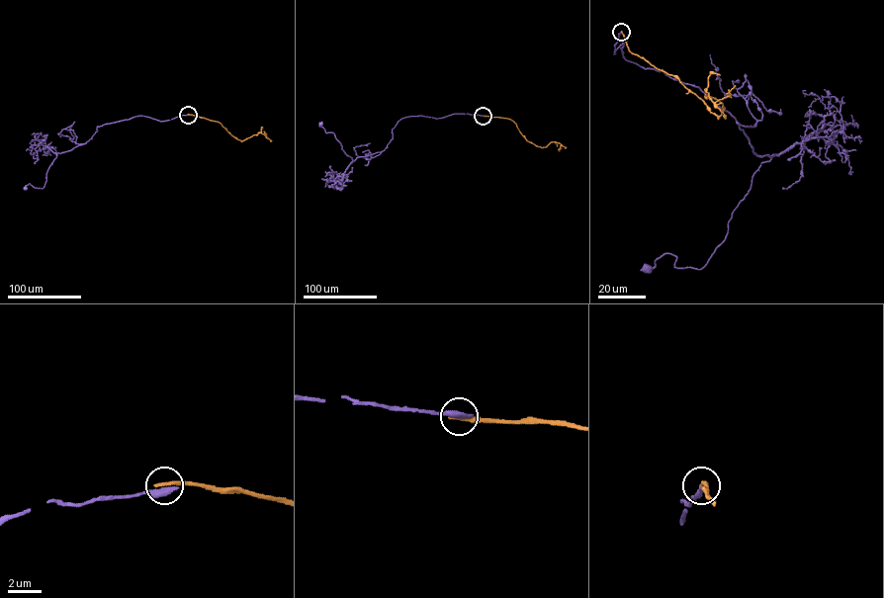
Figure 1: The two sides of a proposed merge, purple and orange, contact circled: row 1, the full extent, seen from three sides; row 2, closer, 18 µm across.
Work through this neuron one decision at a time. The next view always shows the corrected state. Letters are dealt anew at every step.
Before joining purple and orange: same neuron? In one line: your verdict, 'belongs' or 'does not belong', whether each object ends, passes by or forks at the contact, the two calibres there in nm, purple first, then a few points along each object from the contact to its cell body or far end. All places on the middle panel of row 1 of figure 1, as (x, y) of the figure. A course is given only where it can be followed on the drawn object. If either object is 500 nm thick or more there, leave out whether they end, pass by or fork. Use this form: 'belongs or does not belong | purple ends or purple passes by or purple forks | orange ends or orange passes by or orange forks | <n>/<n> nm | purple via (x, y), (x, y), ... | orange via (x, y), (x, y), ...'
does not belong | purple ends | orange ends | 400/280 nm | purple via (483, 116), (401, 119), (383, 150), (351, 163), (352, 158), (334, 134), (326, 132), (320, 124) | orange via (483, 116), (511, 120), (527, 141), (541, 147), (552, 141), (559, 142), (559, 151)

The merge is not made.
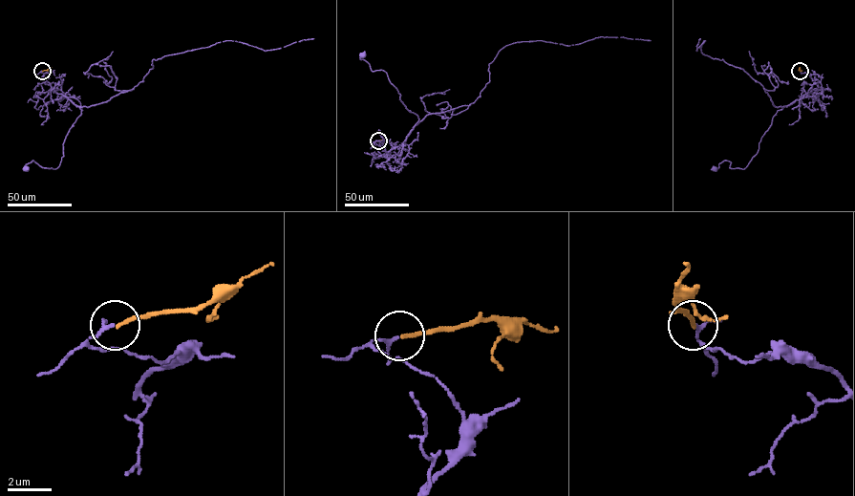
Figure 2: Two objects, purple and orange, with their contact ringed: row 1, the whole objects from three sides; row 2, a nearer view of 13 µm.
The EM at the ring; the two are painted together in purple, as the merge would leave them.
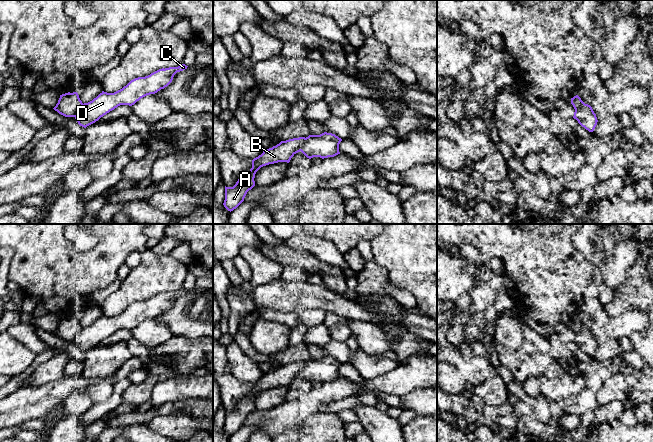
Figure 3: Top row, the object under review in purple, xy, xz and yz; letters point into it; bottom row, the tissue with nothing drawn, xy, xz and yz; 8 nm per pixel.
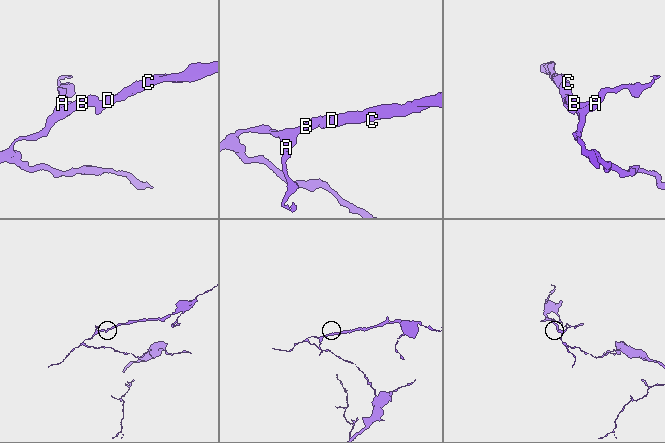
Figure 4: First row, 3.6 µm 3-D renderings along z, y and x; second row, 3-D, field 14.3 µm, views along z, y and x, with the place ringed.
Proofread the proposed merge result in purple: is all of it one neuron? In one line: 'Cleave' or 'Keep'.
Cleave

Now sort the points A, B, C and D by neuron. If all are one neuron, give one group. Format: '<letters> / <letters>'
A B / C D

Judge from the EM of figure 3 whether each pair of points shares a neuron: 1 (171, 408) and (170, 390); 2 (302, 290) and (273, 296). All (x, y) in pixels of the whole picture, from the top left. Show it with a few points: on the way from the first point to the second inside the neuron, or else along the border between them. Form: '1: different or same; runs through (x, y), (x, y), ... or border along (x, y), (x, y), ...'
1: different; border along (194, 398), (169, 401), (154, 408)
2: same; runs through (295, 296), (280, 296)

